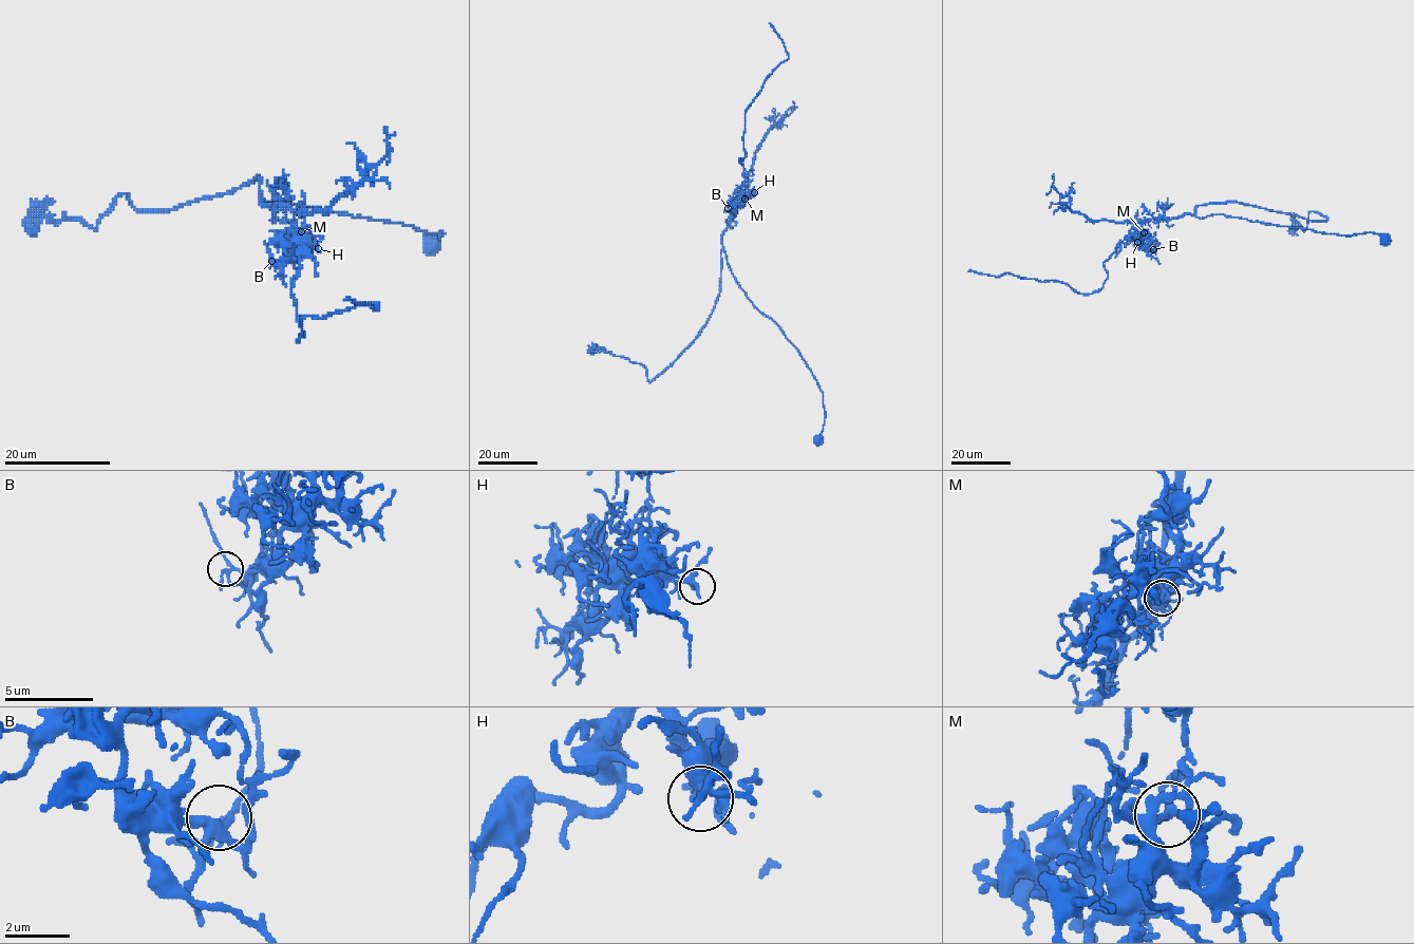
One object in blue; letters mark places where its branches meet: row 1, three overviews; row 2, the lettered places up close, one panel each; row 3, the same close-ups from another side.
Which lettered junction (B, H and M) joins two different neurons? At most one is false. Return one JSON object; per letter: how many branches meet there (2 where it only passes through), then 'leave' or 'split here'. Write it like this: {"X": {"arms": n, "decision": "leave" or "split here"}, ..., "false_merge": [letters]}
{"B": {"arms": 3, "decision": "leave"}, "H": {"arms": 3, "decision": "leave"}, "M": {"arms": 3, "decision": "split here"}, "false_merge": ["M"]}

